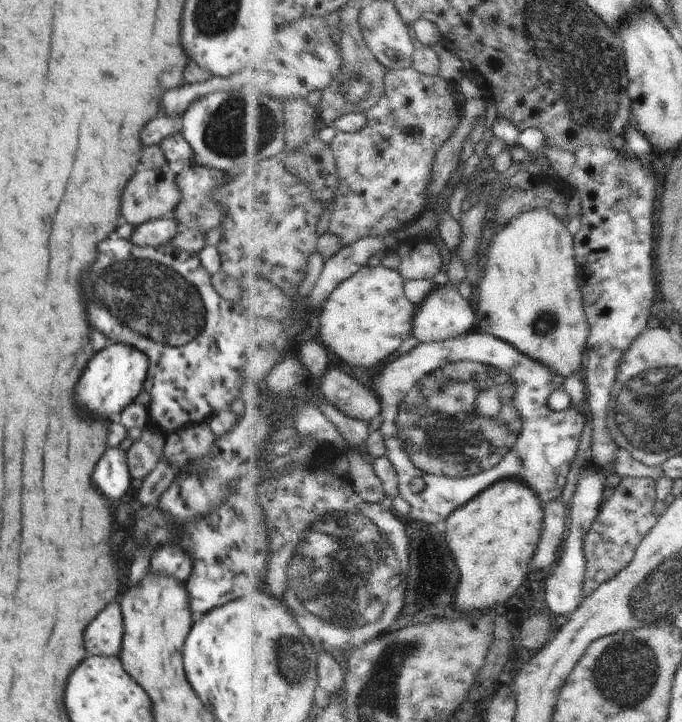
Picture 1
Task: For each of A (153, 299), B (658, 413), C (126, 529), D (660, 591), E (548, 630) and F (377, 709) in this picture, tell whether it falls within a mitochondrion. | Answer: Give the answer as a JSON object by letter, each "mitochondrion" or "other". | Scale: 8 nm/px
{"A":"mitochondrion","B":"mitochondrion","C":"other","D":"mitochondrion","E":"mitochondrion","F":"mitochondrion"}

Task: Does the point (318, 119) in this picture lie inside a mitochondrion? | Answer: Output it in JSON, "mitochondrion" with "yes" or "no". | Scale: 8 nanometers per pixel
{"mitochondrion":"no"}

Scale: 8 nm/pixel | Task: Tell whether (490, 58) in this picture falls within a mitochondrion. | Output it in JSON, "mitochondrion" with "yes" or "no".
{"mitochondrion":"no"}

